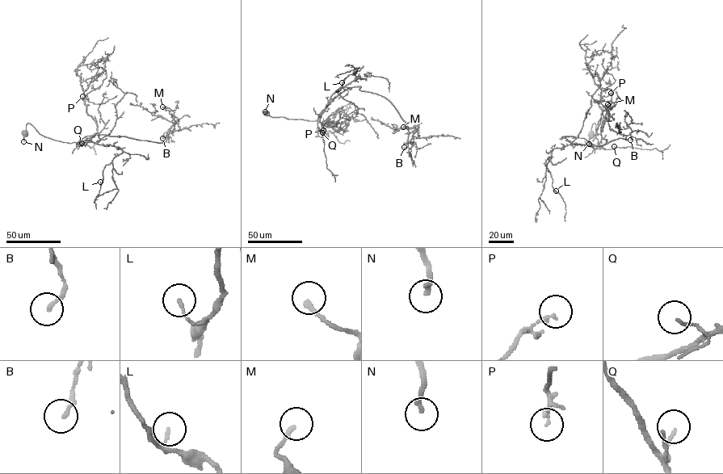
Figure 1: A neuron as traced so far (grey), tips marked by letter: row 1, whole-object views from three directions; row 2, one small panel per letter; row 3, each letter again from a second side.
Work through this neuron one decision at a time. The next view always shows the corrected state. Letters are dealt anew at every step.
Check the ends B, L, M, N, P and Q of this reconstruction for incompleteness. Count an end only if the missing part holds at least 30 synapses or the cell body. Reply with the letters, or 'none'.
none

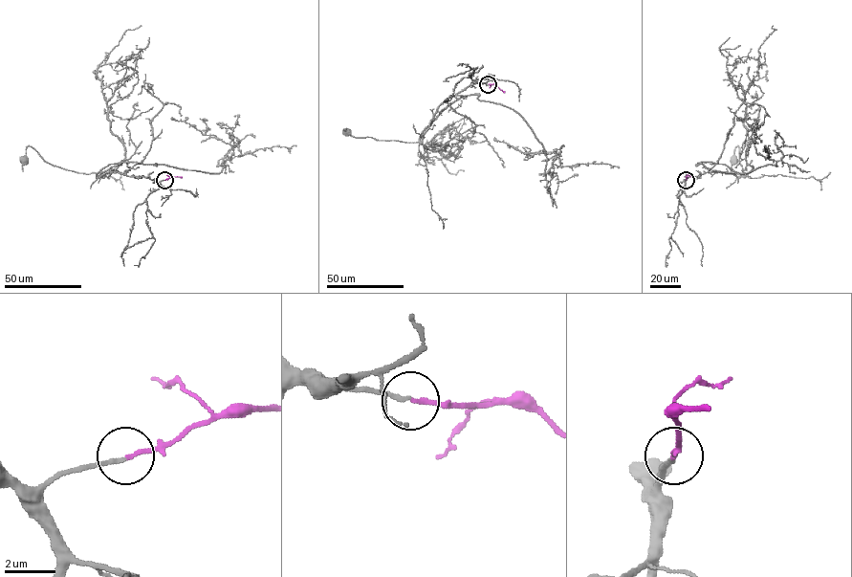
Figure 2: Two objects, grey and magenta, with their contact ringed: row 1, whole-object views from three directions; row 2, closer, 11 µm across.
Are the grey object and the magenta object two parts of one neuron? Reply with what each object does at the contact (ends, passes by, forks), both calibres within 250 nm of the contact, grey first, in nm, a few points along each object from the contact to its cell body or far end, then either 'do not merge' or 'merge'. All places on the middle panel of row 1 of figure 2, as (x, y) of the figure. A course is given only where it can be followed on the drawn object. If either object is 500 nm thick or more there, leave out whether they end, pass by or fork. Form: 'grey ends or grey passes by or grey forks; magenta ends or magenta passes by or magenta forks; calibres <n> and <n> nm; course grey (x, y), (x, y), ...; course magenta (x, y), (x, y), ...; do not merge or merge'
grey ends; magenta ends; calibres 160 and 160 nm; course grey (488, 83), (472, 83), (447, 99), (437, 108), (421, 142), (357, 138), (346, 131); course magenta (488, 84), (494, 84), (504, 93); merge

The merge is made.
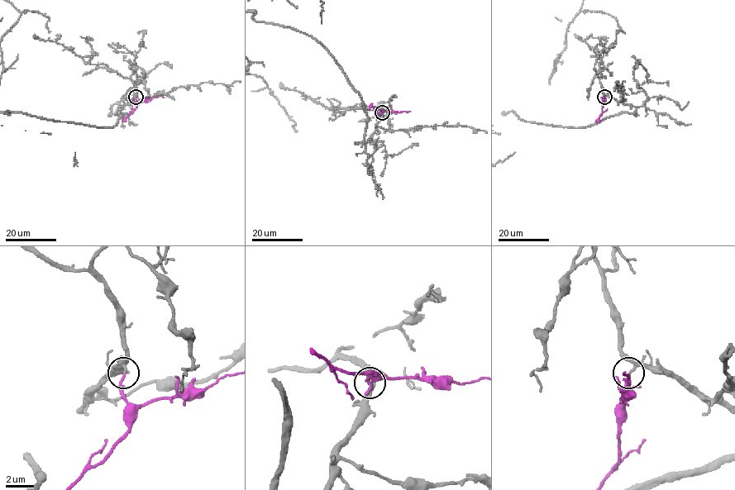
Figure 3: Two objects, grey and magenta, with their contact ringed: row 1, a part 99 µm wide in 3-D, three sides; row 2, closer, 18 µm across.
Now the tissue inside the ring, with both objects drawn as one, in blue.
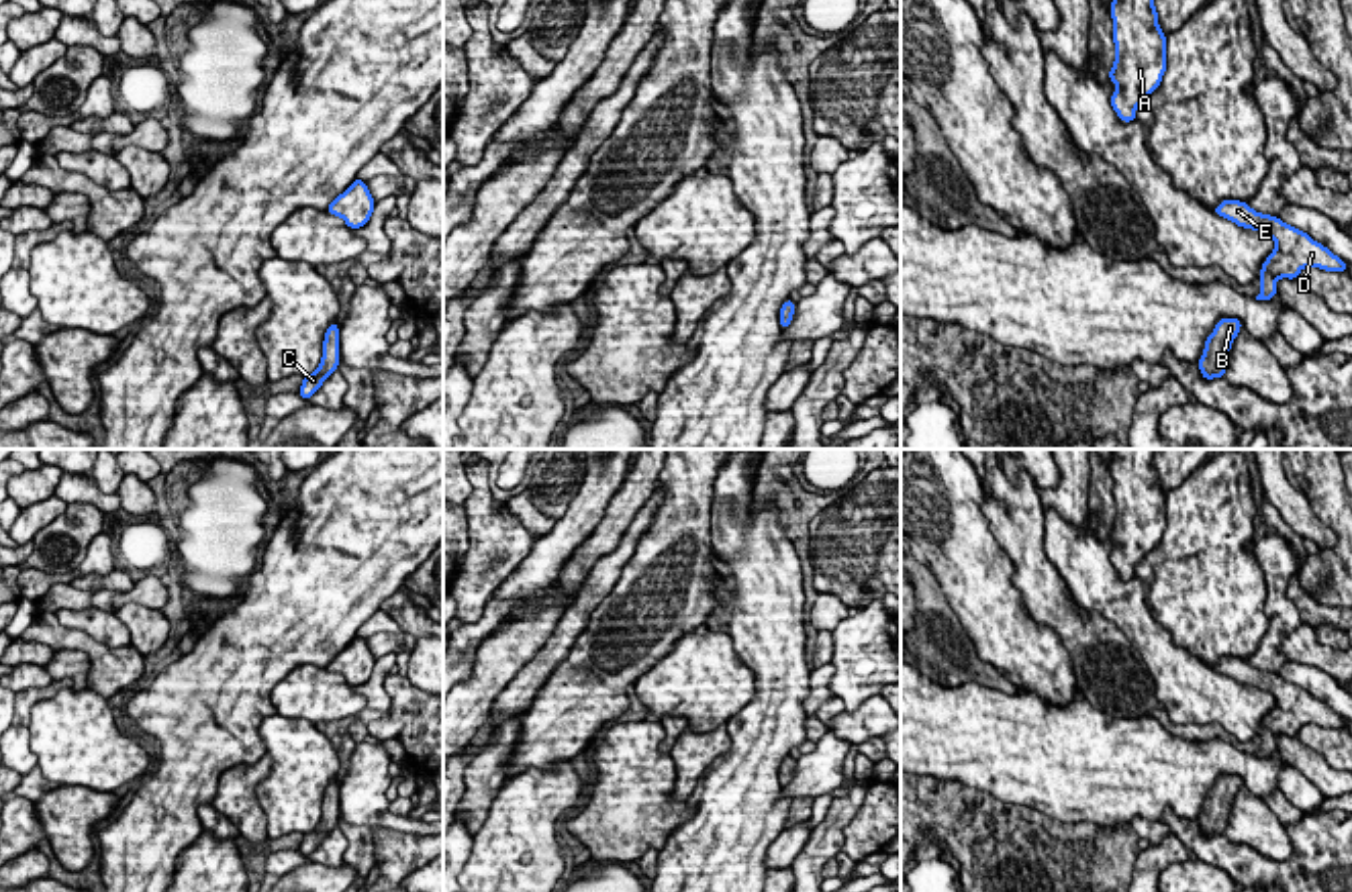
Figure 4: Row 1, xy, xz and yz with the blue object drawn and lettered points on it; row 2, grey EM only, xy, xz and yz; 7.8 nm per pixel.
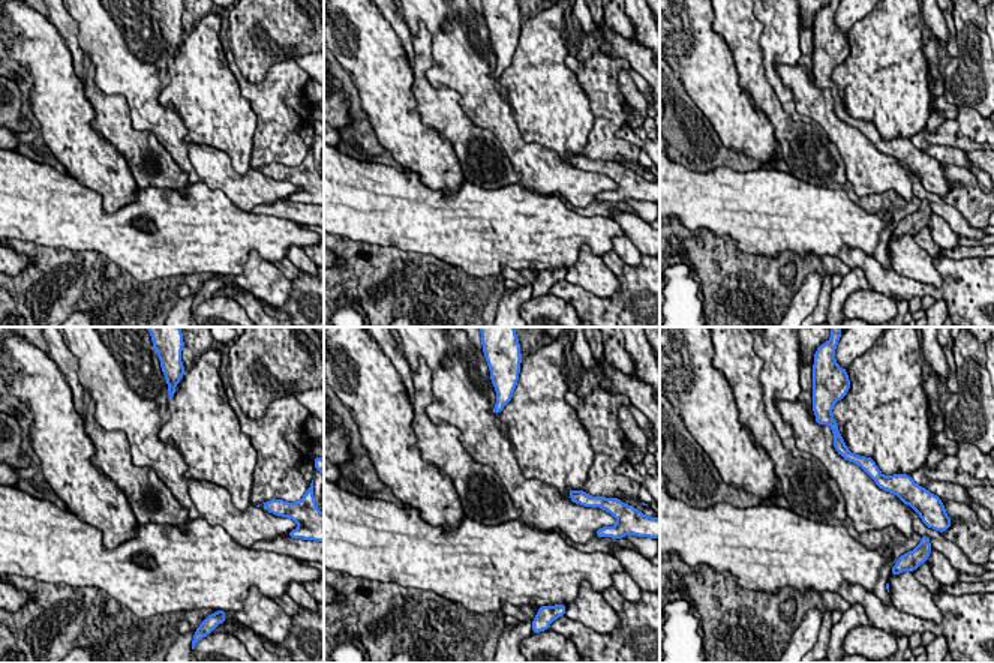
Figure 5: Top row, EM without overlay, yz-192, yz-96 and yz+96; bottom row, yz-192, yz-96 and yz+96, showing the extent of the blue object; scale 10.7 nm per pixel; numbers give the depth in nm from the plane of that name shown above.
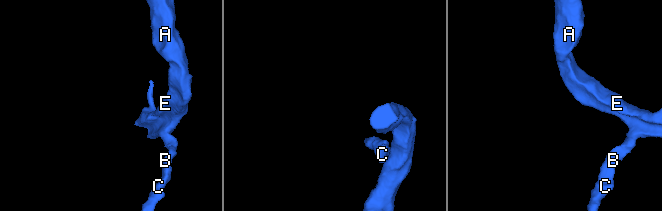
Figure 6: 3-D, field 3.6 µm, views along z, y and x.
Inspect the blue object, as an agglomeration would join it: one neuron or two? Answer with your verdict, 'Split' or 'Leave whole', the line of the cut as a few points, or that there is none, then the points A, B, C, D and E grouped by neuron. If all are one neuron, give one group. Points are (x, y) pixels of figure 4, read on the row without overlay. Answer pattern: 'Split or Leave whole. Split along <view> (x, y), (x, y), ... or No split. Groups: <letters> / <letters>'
Leave whole. No split. Groups: A B C D E

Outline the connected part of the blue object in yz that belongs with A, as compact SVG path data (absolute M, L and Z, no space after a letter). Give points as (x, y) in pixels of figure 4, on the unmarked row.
M1111 449L1115 521L1109 537L1117 543L1111 563L1123 580L1160 543L1166 529L1166 492L1154 465L1156 449Z

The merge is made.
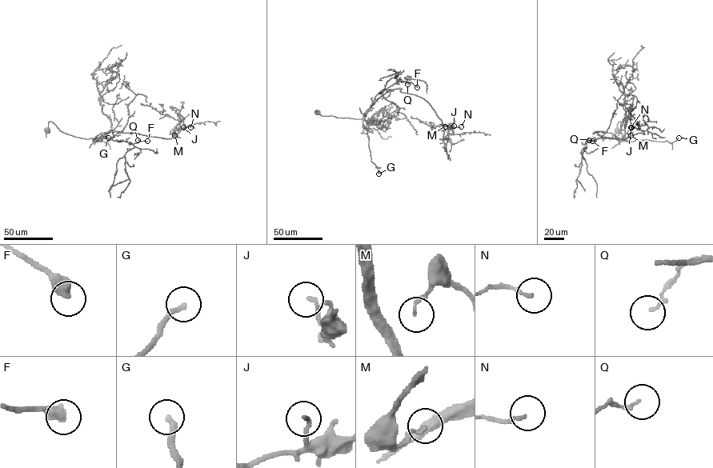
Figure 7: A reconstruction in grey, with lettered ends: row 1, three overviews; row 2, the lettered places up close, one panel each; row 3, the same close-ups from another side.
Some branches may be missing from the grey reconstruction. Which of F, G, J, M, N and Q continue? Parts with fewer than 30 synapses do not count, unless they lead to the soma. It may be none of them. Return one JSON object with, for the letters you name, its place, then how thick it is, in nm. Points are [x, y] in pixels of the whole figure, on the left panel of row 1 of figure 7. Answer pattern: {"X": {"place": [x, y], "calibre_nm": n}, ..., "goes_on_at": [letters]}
{"G": {"place": [108, 138], "calibre_nm": 200}, "goes_on_at": ["G"]}

